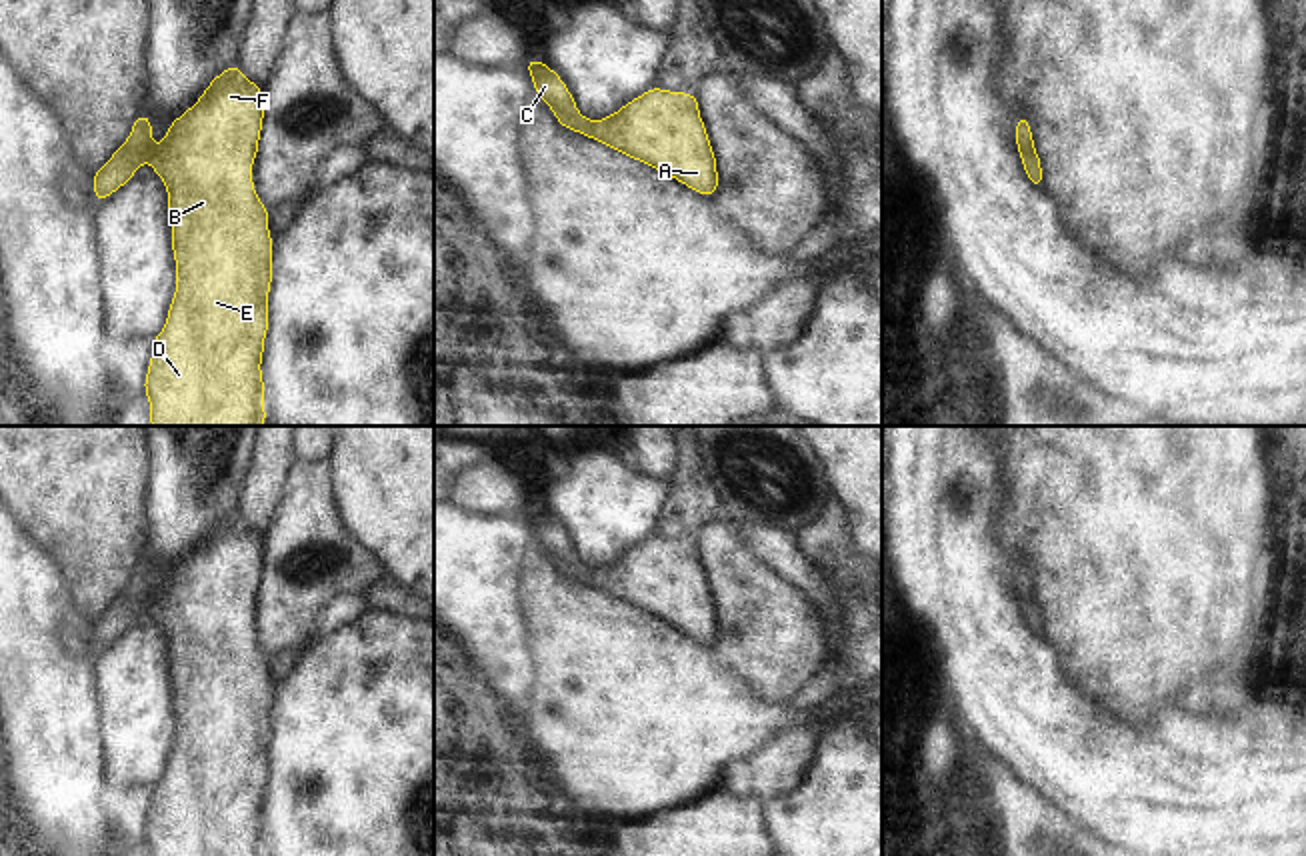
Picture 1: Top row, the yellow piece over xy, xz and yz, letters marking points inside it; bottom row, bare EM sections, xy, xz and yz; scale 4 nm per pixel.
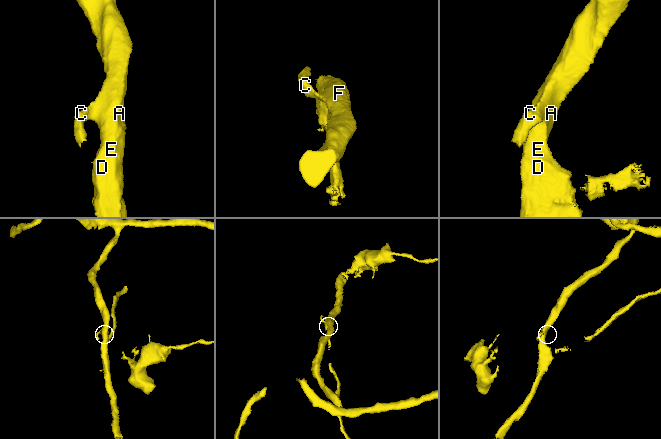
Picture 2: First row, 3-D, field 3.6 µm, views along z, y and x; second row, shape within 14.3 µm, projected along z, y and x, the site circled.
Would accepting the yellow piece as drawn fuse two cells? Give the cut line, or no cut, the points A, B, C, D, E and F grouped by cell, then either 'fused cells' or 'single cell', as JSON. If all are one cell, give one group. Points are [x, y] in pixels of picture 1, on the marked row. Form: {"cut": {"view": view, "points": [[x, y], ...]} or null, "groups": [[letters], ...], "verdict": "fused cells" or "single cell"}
{"cut": null, "groups": [["A", "B", "C", "D", "E", "F"]], "verdict": "single cell"}

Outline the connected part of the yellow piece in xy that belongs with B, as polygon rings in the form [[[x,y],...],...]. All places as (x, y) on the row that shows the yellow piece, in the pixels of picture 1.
[[[232,64],[206,86],[194,106],[168,126],[166,138],[156,148],[152,146],[150,116],[136,116],[124,144],[92,174],[96,202],[106,200],[132,180],[146,160],[168,190],[176,292],[164,330],[154,336],[152,358],[144,378],[152,426],[264,426],[266,422],[260,362],[268,334],[274,238],[268,232],[270,208],[258,200],[252,182],[252,162],[258,156],[262,122],[262,88],[248,80],[238,64]]]

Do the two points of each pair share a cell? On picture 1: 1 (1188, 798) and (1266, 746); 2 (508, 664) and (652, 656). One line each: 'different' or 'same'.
1: same
2: different

